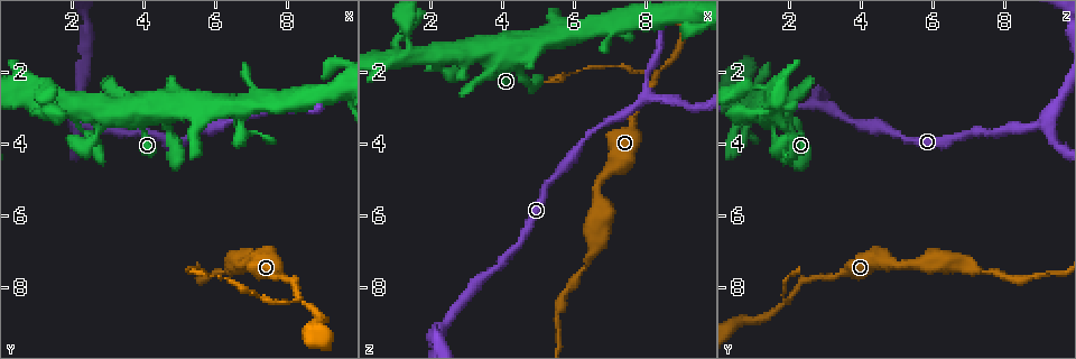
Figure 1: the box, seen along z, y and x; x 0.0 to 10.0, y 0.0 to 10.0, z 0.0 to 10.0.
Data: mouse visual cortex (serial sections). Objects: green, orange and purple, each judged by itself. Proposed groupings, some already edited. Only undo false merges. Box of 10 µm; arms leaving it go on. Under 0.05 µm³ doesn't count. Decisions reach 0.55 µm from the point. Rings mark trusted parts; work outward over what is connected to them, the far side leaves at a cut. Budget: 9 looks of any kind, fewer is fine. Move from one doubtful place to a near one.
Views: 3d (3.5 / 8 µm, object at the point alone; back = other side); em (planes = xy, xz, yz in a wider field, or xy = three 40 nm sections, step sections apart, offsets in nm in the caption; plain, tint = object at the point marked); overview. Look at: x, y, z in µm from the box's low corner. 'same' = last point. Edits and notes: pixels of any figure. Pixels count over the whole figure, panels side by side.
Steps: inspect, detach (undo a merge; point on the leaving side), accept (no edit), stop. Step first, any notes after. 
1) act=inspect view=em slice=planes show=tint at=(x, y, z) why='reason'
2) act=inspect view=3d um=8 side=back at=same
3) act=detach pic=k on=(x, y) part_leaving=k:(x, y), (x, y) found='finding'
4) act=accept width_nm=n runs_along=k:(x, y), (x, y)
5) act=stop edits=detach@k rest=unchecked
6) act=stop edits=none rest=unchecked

act=inspect view=3d um=3.5 at=(6.25, 3.50, 4.00) why='thick turns thin'

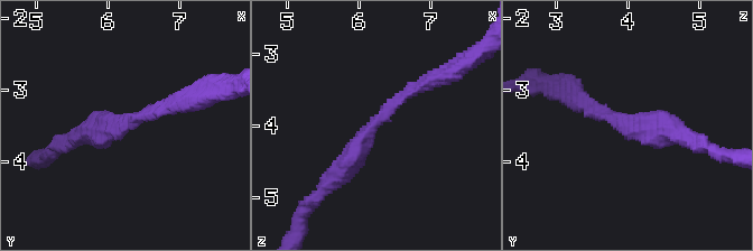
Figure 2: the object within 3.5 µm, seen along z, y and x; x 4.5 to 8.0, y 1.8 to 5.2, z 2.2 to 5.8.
act=inspect view=em slice=planes show=tint at=(6.25, 3.45, 4.00)

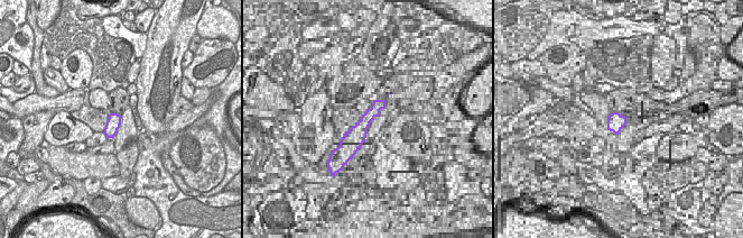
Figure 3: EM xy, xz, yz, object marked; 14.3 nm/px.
act=accept runs_along=2:(328, 184), (373, 123), (428, 81) found='one cell here'

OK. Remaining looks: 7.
act=inspect view=3d um=8 at=(1.45, 2.70, 1.60) why='sharp bend'

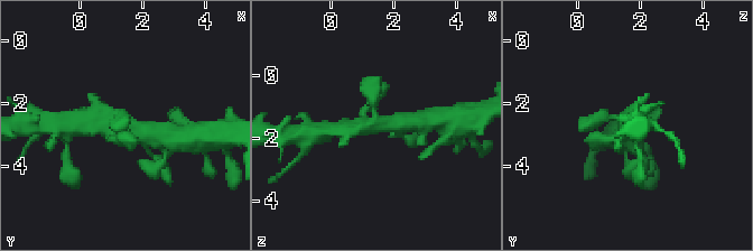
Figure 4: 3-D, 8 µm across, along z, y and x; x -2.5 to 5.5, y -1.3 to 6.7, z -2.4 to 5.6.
act=inspect view=3d um=3.5 at=same why='zoom in'

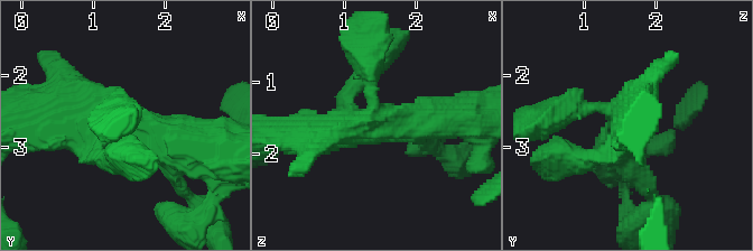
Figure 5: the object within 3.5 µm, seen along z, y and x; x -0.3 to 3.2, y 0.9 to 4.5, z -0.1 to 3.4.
act=inspect view=em slice=xy step=1 show=tint at=same why='shape alone is not enough'

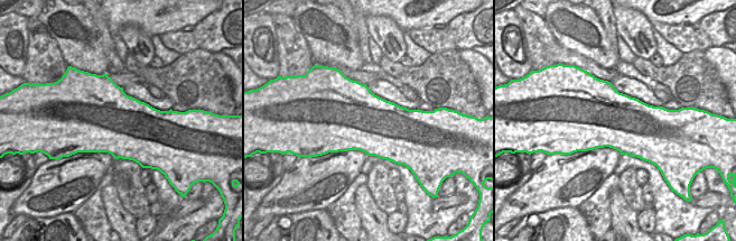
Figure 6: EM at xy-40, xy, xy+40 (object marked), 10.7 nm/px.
act=accept arm_widths_nm=200,250,500,600 runs_along=5:(198, 147), (61, 109) found='one cell here'

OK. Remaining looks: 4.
act=inspect view=3d um=8 at=(8.00, 2.95, 2.70) why='thin neck'

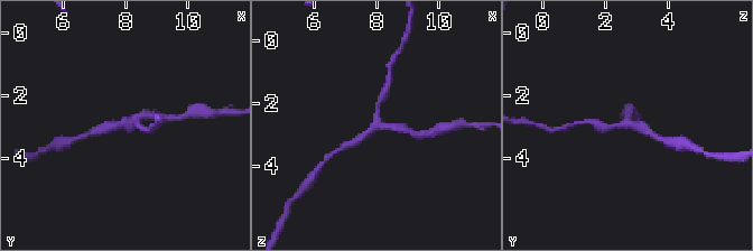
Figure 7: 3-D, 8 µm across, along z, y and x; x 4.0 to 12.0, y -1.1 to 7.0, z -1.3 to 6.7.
act=inspect view=em slice=xy step=5 show=tint at=same arms=3 arm_widths_nm=200,200,250 why='need the tissue'

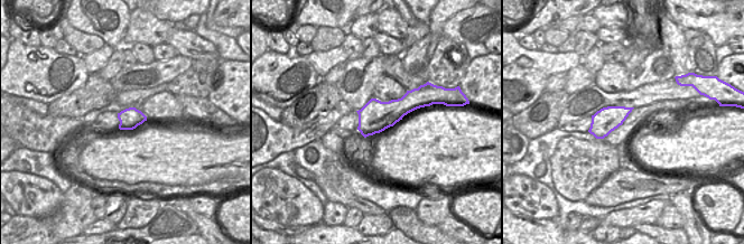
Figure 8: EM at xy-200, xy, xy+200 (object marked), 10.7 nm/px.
act=accept runs_along=7:(352, 143), (374, 127), (384, 95) found='all the same cell'

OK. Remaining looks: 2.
act=inspect view=3d um=3.5 at=(6.65, 7.40, 5.25) why='a narrow waist'

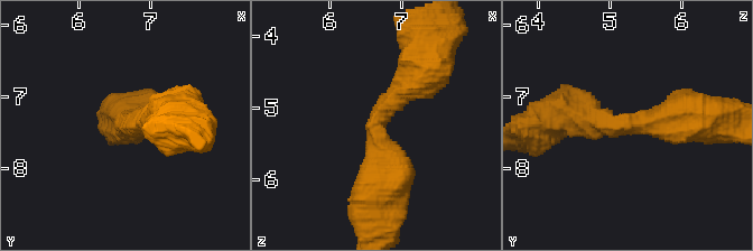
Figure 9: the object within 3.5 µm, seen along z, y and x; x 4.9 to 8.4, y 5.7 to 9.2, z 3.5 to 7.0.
act=inspect view=em slice=xy step=3 show=tint at=(6.65, 7.40, 5.30) arm_widths_nm=450,500 why='need the tissue'

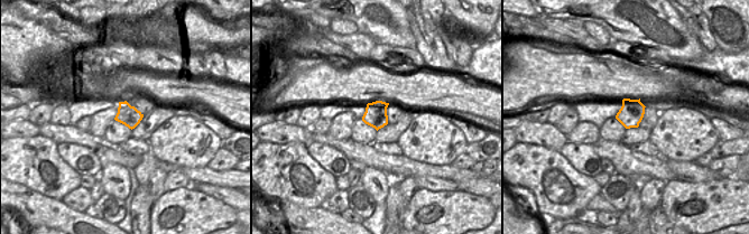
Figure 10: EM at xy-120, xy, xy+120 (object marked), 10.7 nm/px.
act=accept runs_along=9:(424, 72), (379, 114), (375, 201) found='one cell here'

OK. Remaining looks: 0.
act=stop edits=none rest=unchecked

